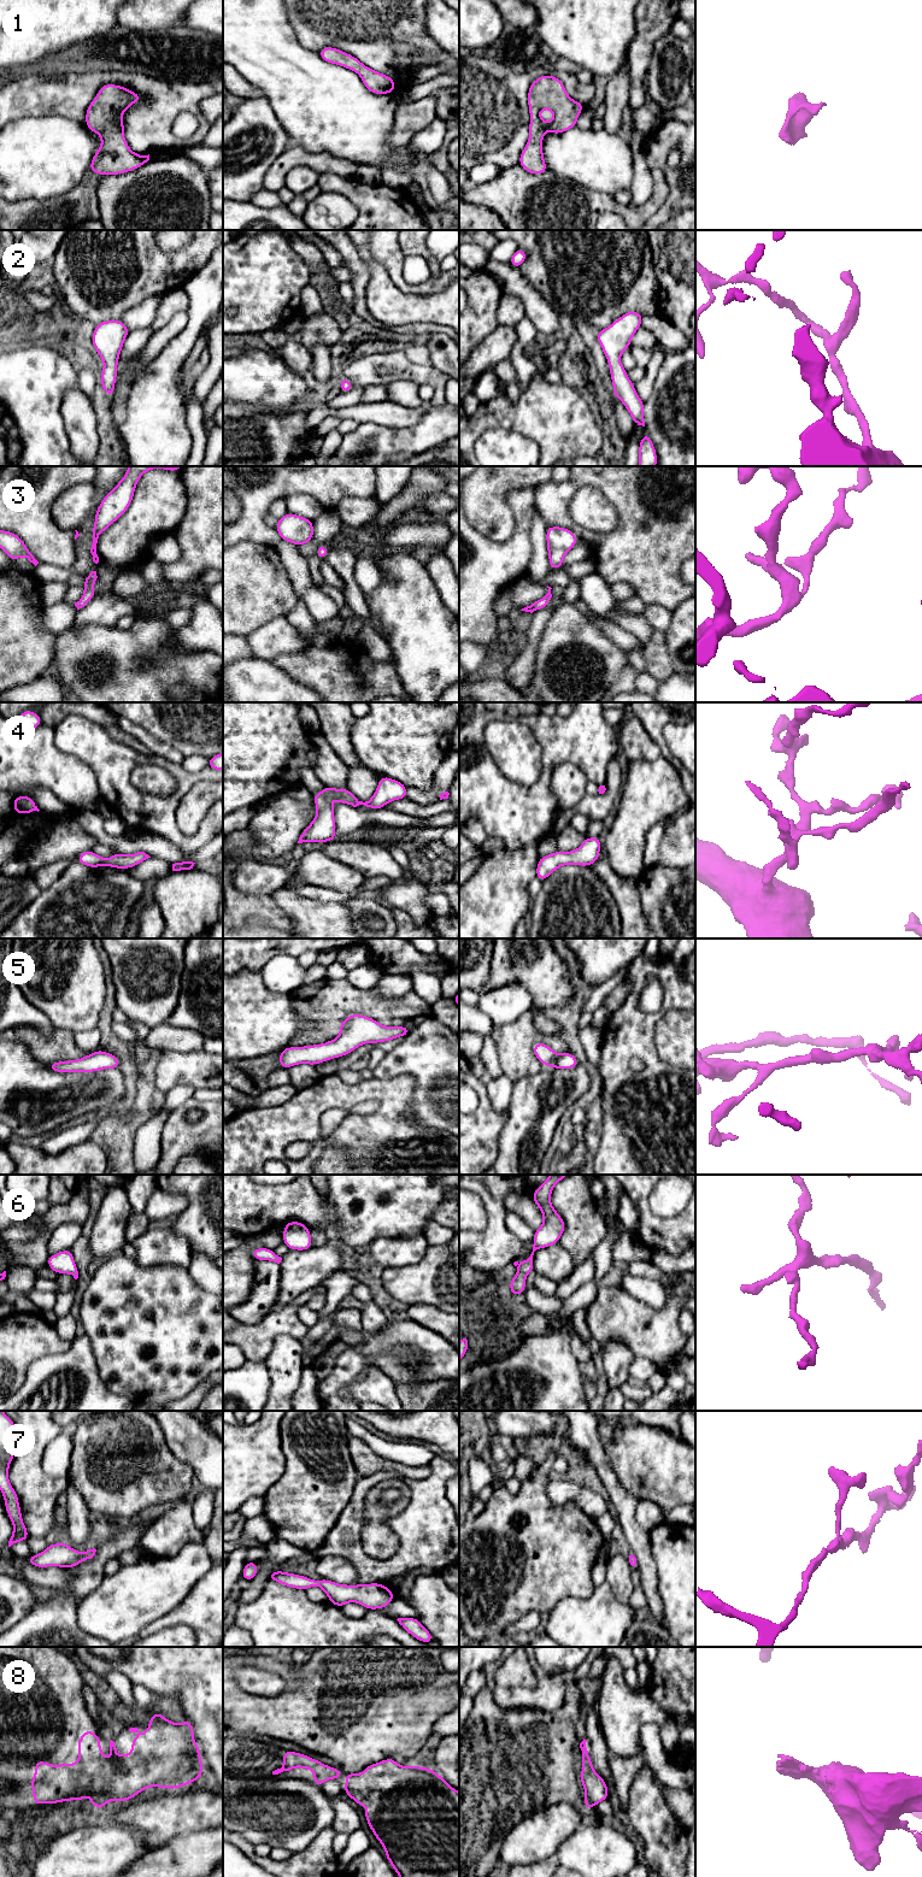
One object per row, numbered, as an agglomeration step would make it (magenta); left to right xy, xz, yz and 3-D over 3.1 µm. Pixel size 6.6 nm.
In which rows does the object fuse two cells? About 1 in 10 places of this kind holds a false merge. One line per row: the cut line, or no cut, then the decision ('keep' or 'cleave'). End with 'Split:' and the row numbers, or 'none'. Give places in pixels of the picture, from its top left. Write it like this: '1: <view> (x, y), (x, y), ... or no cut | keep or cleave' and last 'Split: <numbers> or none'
1: no cut | keep
2: no cut | keep
3: no cut | keep
4: no cut | keep
5: no cut | keep
6: no cut | keep
7: no cut | keep
8: no cut | keep
Split: none

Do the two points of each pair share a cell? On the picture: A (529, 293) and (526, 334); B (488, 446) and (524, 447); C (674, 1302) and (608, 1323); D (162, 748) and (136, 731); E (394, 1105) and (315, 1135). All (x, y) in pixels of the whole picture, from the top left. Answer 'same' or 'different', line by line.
A: different
B: same
C: same
D: same
E: same

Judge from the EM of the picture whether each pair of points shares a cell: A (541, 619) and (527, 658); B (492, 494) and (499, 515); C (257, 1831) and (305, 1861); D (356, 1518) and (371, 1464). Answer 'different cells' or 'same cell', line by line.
A: same cell
B: same cell
C: different cells
D: different cells

